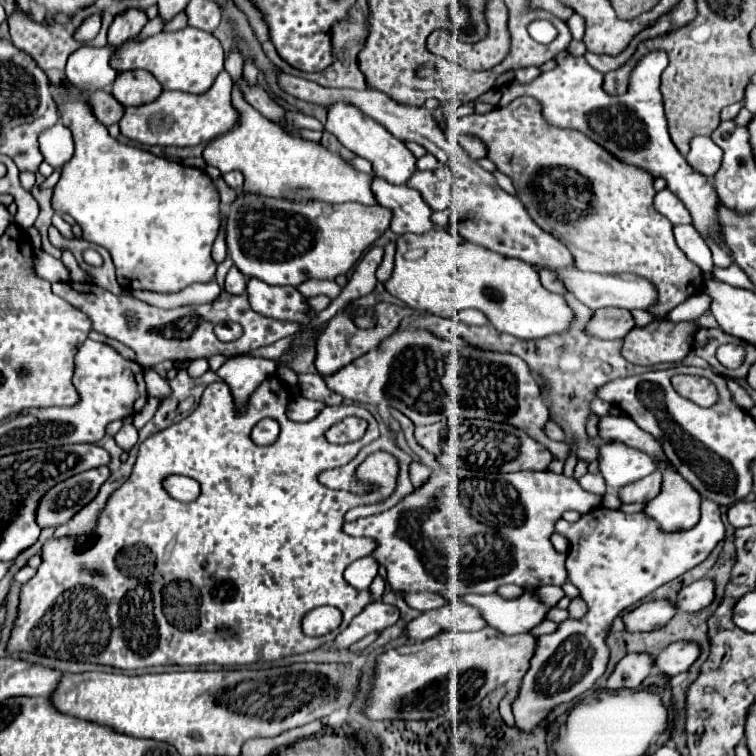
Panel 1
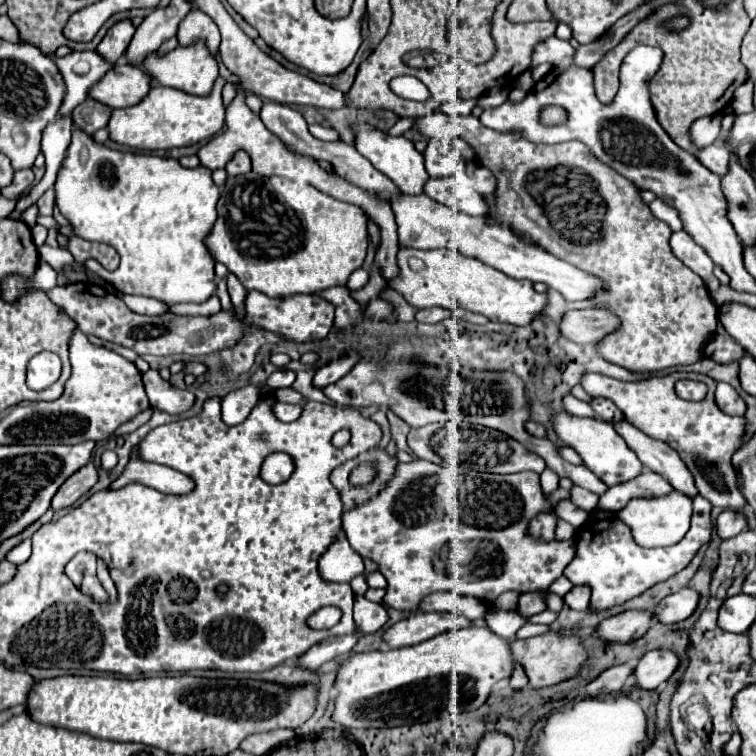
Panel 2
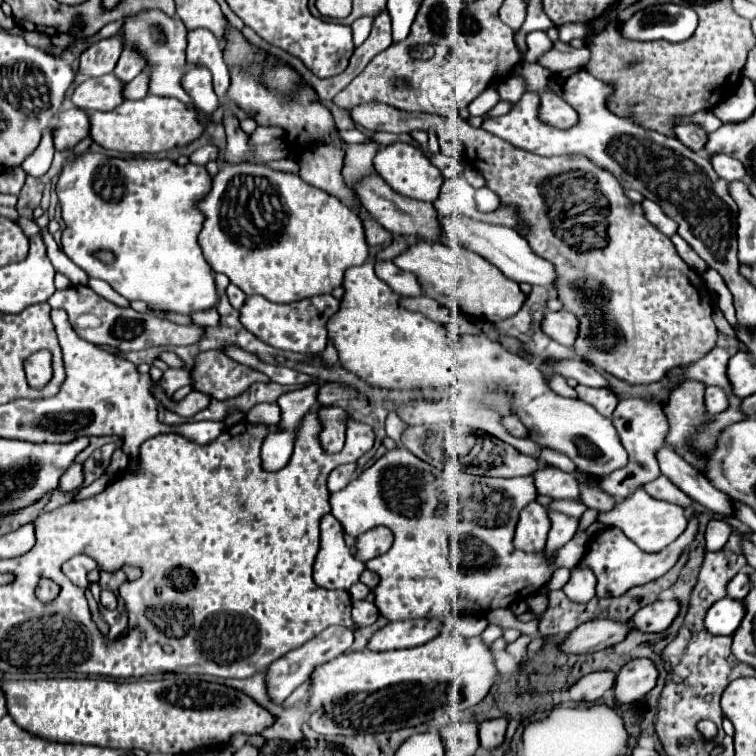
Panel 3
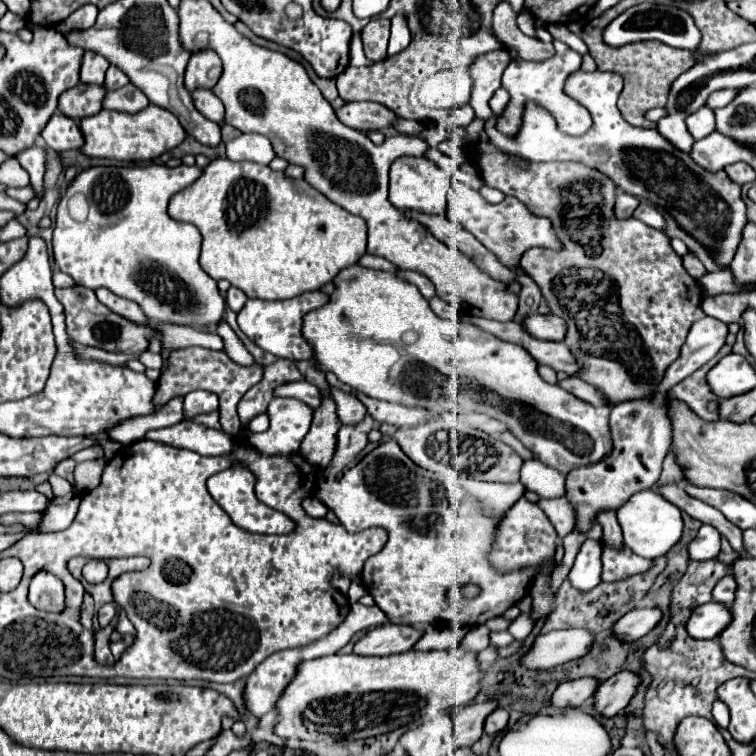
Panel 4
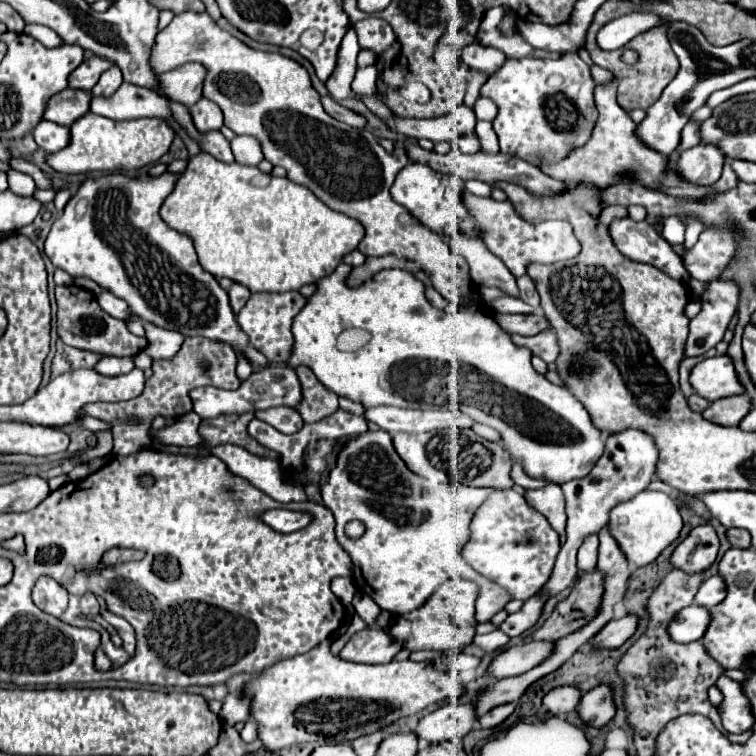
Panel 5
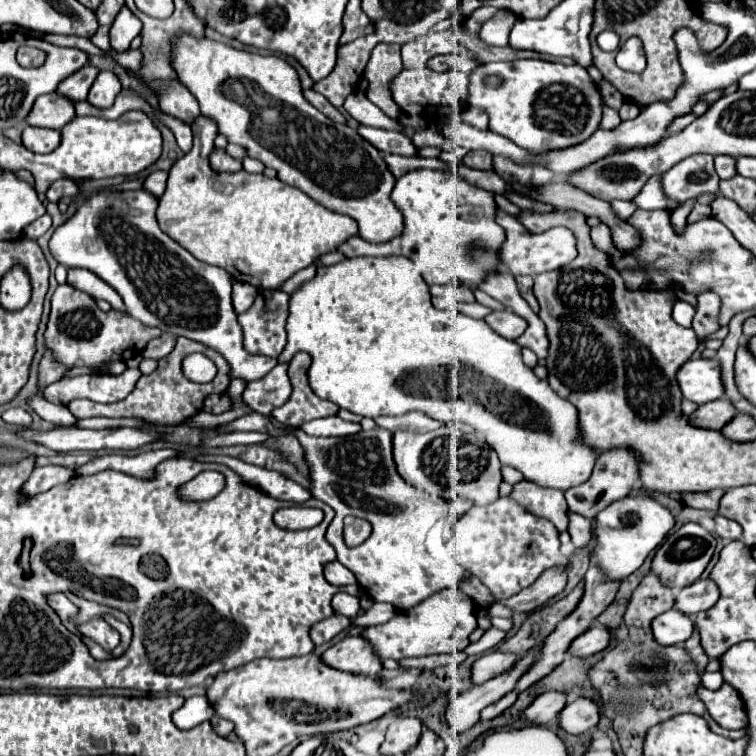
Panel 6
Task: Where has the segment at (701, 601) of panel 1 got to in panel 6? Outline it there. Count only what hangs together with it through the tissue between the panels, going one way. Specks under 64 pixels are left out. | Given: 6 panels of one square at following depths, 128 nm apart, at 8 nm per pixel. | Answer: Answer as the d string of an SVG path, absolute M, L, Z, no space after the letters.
M594 624L588 632L584 632L572 642L568 652L574 656L592 656L604 650L608 644L610 644L610 628L604 624Z

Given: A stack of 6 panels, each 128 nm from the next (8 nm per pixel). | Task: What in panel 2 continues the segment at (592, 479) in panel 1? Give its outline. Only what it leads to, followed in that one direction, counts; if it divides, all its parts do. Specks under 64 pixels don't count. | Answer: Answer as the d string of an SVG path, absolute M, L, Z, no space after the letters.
M574 486L572 488L572 502L578 506L578 508L582 508L582 510L586 510L586 512L592 512L594 508L596 508L596 504L598 504L598 494L594 494L594 492L588 492L586 488L580 488L580 486Z

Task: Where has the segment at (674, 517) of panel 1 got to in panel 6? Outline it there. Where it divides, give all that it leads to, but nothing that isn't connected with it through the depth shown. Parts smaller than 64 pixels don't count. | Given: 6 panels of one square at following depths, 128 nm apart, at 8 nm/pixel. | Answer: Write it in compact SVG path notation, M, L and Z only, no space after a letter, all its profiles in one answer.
M634 494L626 496L624 500L616 500L608 508L604 508L598 514L596 524L598 528L594 530L594 534L598 546L592 552L592 564L600 566L606 572L606 576L624 580L626 576L636 572L642 566L642 562L648 558L648 554L664 542L666 534L674 528L676 520L672 512L654 498L644 494Z

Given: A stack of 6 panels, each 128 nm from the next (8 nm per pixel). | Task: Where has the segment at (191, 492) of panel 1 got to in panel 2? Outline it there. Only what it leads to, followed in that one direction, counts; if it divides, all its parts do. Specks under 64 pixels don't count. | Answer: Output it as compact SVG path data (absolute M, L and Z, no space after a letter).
M138 445L133 448L124 472L110 488L120 488L128 482L142 482L164 494L174 494L174 496L178 496L178 494L182 496L194 488L194 482L188 476L184 476L182 472L172 472L172 468L168 468L168 466L142 462L138 457L138 448Z

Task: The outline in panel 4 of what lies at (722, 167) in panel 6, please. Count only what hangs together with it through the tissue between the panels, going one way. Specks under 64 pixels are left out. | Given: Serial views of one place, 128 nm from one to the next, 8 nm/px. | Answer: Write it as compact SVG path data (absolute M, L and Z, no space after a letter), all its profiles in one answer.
M574 72L564 84L564 92L592 114L592 128L582 136L568 136L558 130L551 114L528 102L524 106L524 120L516 136L504 136L496 132L498 116L492 116L484 130L492 144L504 148L510 154L522 156L534 162L562 162L576 160L590 168L608 174L624 192L650 200L652 204L670 212L674 222L694 240L698 240L714 258L720 268L728 268L742 238L746 224L746 204L742 200L740 186L732 182L726 172L708 172L696 168L690 154L672 146L658 130L634 128L622 120L616 100L623 89L623 78L614 72Z

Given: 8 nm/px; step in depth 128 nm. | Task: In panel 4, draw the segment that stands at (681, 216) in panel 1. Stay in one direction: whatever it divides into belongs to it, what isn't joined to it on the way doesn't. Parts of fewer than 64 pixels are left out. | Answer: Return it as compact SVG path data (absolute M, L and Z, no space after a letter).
M640 202L640 206L634 210L634 218L642 220L644 224L656 228L656 230L666 230L666 220L664 216L660 214L660 210L650 204L650 202Z

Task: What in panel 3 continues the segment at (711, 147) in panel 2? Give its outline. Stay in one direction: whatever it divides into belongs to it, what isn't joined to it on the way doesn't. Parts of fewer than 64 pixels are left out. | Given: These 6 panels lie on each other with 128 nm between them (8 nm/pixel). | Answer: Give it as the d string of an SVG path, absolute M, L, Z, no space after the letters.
M726 154L710 156L710 164L712 164L712 168L716 170L716 174L718 174L720 178L724 178L726 182L742 180L744 174L746 174L744 166L742 166L738 160L734 160L732 156L726 156Z

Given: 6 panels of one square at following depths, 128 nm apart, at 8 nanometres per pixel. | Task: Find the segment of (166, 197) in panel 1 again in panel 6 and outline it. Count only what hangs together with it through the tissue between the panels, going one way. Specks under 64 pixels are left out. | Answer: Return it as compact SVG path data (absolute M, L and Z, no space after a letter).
M106 190L90 194L76 212L60 224L50 238L50 252L58 260L58 264L66 268L84 268L94 272L106 284L110 284L124 300L128 314L142 324L150 324L160 328L162 332L174 336L186 336L190 340L202 342L214 350L218 350L228 364L232 366L232 378L244 378L248 382L260 380L266 372L270 372L278 360L268 356L256 356L244 350L242 346L242 328L236 320L236 312L232 308L232 278L228 272L216 266L208 266L194 258L186 248L182 248L176 240L160 230L156 224L156 196L148 190L124 192L124 190Z

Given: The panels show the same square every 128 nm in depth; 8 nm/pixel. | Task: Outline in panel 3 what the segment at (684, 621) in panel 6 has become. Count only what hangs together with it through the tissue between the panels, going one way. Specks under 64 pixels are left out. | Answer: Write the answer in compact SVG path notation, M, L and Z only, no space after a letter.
M726 596L708 610L704 626L710 634L732 634L740 626L742 618L744 618L744 602Z

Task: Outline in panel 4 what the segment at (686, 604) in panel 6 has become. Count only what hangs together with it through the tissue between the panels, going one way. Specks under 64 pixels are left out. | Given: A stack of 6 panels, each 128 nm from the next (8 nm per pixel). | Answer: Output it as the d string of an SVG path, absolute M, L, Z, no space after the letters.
M732 574L724 576L724 578L716 584L716 588L712 590L714 600L716 600L716 602L722 602L722 604L728 604L728 606L730 606L732 600L734 600L734 592L736 592L736 580L734 580Z

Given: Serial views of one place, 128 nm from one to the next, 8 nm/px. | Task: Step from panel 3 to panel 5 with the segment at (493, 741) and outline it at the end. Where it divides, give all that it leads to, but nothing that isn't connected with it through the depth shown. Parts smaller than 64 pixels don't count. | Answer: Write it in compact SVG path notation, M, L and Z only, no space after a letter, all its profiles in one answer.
M502 704L500 708L498 706L492 708L492 712L488 712L488 714L484 714L480 718L480 726L482 728L496 728L496 726L500 726L514 712L514 706L516 704Z

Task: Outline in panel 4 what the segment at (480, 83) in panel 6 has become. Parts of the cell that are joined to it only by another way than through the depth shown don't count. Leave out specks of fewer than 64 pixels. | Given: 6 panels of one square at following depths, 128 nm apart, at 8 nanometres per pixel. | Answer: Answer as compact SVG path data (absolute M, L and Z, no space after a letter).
M554 40L554 48L556 48L556 54L544 62L528 62L528 60L520 60L520 58L510 60L510 64L502 76L502 86L510 92L512 98L510 98L504 114L498 118L498 130L500 132L504 132L508 136L514 136L518 132L520 122L522 122L524 102L528 102L528 100L534 100L540 106L544 106L556 118L558 128L570 136L580 136L592 126L592 116L588 114L588 110L564 94L564 80L568 78L568 74L572 74L574 70L580 68L582 56L560 40Z

